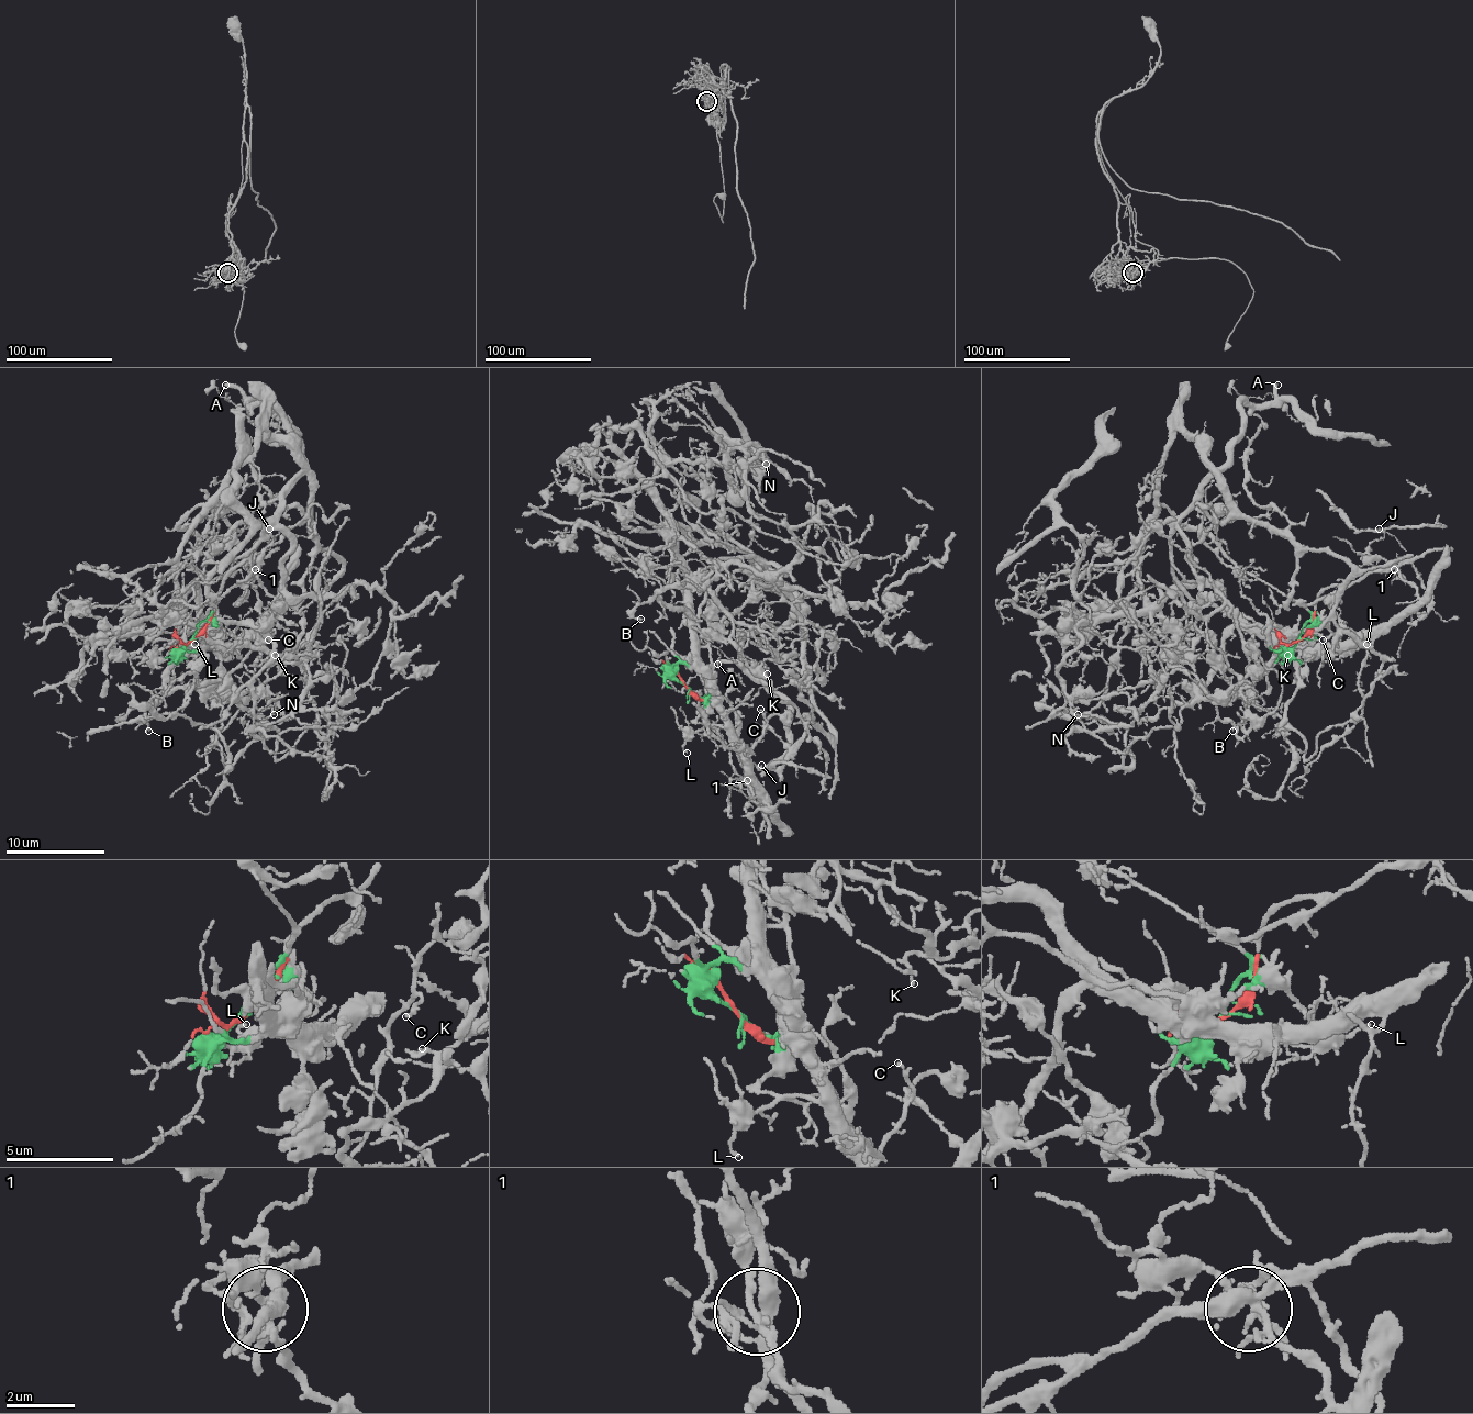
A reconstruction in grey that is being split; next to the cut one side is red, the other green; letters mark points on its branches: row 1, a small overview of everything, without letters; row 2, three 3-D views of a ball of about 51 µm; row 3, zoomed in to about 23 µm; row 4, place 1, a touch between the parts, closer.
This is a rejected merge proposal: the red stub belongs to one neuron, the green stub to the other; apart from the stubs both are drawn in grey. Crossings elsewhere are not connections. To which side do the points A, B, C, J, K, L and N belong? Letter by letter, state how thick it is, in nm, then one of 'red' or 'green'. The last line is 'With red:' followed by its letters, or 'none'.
A: 280 nm | green
B: 150 nm | green
C: 170 nm | green
J: 100 nm | green
K: 120 nm | green
L: 120 nm | green
N: 100 nm | green
With red: none

